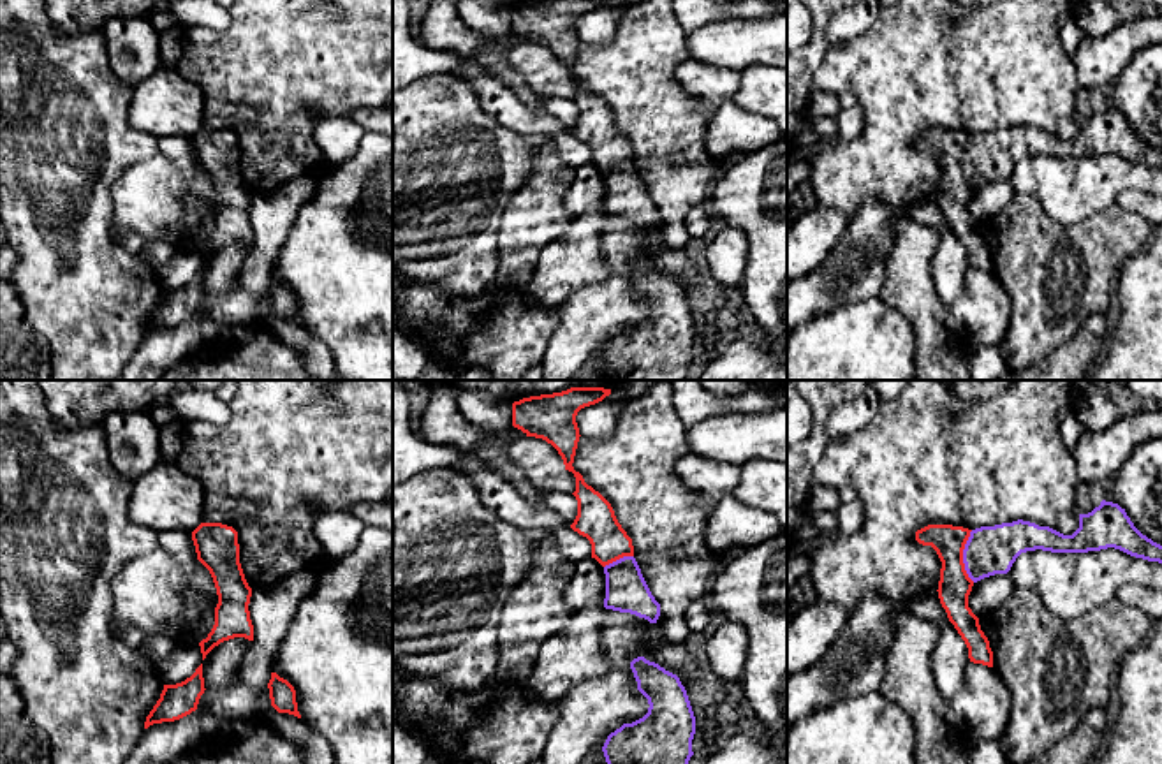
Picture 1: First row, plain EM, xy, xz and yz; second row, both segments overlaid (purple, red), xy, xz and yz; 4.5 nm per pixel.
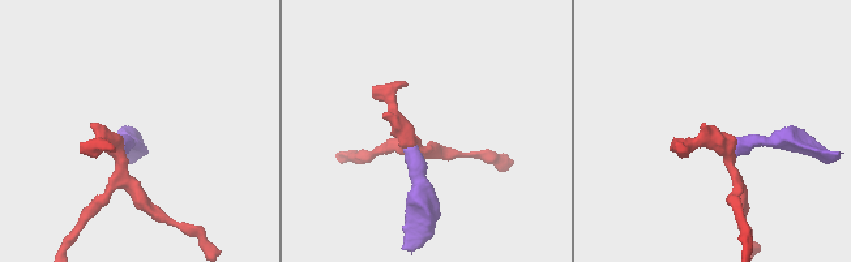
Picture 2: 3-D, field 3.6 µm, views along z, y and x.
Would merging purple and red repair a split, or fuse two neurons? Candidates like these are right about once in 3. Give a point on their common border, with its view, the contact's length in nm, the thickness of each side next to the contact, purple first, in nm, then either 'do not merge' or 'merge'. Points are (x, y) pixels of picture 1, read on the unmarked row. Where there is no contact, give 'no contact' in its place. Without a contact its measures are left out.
yz (963, 162) | 240 nm | 220/150 nm | merge

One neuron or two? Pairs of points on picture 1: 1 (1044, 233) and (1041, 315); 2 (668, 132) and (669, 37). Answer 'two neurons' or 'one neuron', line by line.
1: one neuron
2: one neuron

